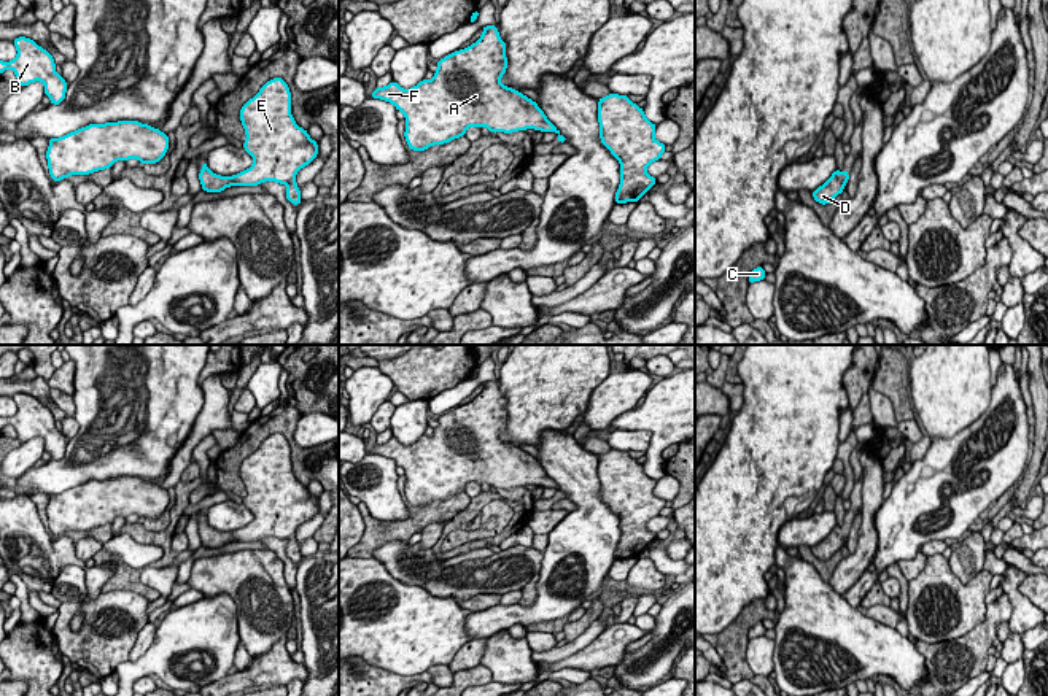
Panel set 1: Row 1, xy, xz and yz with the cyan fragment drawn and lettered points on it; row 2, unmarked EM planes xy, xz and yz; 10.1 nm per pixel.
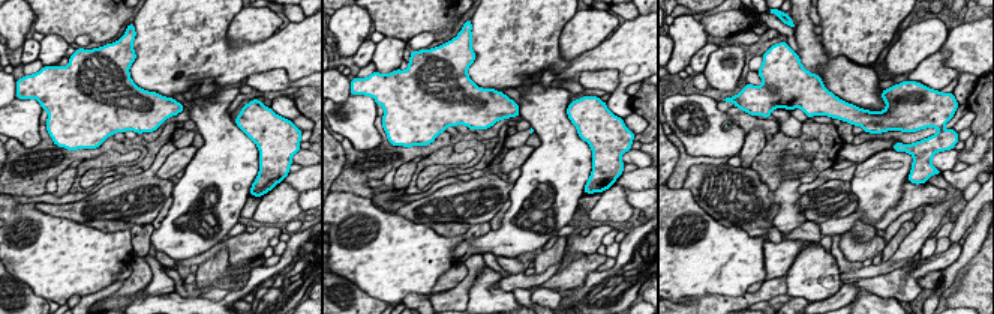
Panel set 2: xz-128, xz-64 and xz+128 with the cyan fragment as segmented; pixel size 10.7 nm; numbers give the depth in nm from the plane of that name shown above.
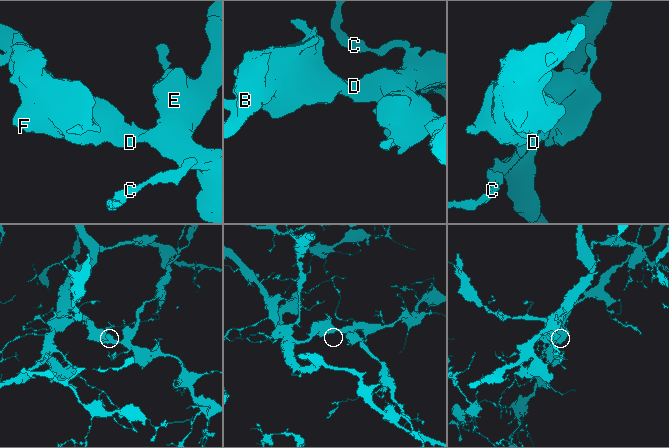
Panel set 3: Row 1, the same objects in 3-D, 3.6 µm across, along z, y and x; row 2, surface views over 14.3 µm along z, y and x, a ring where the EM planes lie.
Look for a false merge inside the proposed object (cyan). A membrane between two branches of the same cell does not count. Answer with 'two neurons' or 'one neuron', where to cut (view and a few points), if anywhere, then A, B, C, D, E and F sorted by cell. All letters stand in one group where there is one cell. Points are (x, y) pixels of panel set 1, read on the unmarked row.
one neuron; no cut; A B C D E F

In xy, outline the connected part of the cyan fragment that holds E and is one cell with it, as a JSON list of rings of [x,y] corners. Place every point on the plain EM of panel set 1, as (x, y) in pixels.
[[[272,434],[259,448],[243,459],[240,478],[246,496],[243,504],[254,515],[245,528],[221,532],[208,526],[199,528],[202,547],[221,548],[229,542],[259,542],[264,537],[286,540],[286,555],[293,561],[302,558],[296,529],[318,512],[318,497],[296,480],[291,470],[291,448],[283,434]]]

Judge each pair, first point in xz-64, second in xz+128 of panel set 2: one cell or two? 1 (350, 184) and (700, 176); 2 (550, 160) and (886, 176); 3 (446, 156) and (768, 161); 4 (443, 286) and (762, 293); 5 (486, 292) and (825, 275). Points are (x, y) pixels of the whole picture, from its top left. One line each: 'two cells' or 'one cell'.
1: two cells
2: one cell
3: one cell
4: one cell
5: one cell

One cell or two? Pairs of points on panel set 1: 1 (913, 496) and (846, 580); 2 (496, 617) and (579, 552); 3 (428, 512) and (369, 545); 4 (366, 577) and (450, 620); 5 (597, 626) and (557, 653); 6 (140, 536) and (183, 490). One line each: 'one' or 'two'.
1: two
2: one
3: one
4: one
5: one
6: one

